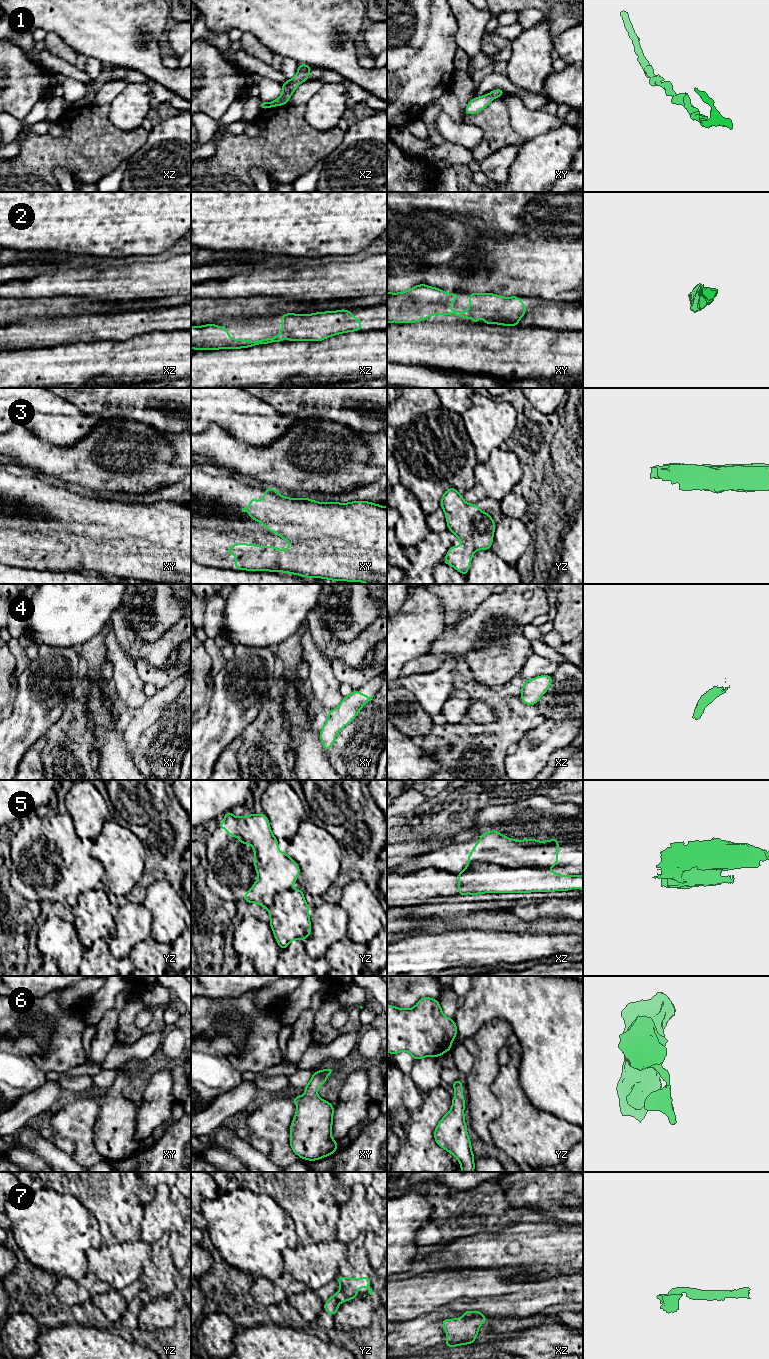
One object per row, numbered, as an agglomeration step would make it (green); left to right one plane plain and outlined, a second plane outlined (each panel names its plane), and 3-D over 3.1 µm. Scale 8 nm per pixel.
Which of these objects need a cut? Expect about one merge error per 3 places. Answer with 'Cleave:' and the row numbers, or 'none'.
Cleave: 5, 7

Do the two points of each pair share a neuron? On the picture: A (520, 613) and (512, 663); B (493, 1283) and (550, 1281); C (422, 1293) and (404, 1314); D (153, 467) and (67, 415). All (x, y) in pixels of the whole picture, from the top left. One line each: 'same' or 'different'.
A: different
B: same
C: same
D: different

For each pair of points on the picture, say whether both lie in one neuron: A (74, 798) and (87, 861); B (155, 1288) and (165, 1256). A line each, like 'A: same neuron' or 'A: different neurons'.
A: different neurons
B: same neuron

